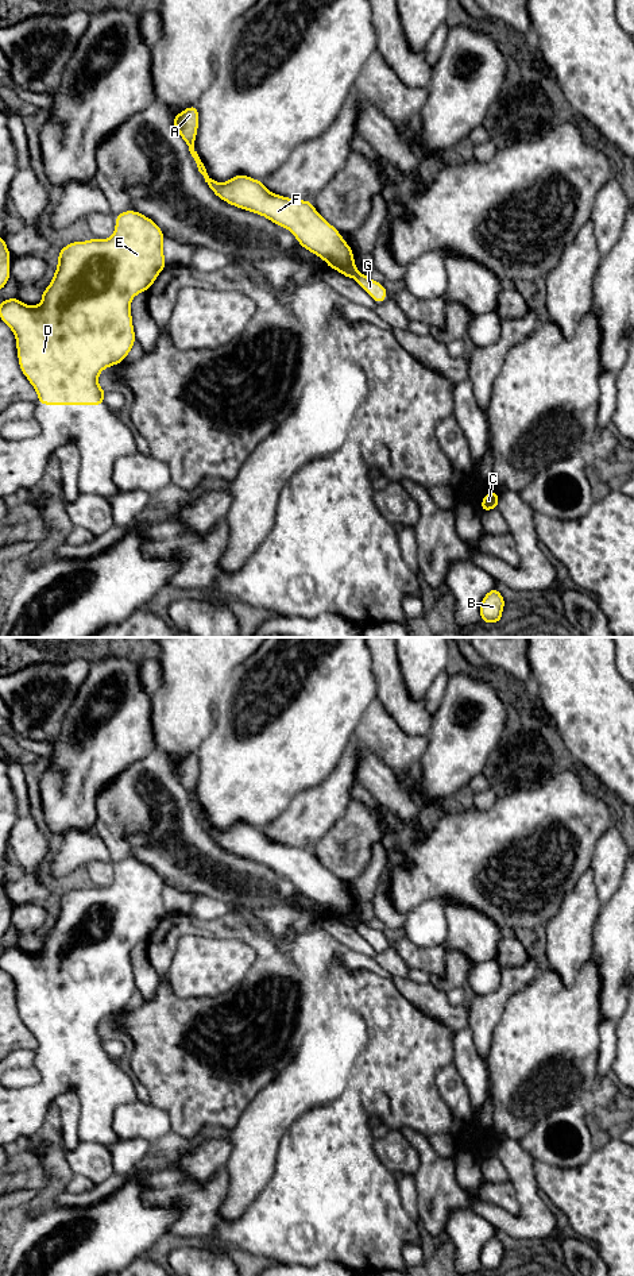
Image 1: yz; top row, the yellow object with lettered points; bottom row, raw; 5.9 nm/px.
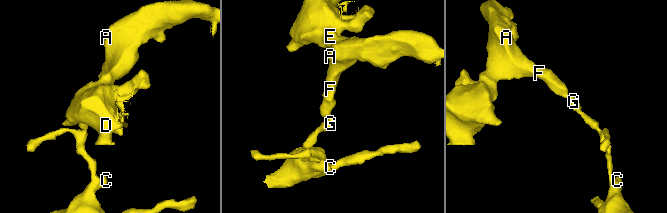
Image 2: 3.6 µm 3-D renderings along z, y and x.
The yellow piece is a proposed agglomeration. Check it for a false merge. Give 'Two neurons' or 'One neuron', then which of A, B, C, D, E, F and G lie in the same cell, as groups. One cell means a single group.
Two neurons. Groups: A D E F / B C G

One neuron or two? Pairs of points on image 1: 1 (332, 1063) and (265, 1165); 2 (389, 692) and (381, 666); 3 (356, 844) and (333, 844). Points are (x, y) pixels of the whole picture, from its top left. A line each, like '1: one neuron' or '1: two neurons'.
1: one neuron
2: one neuron
3: one neuron

